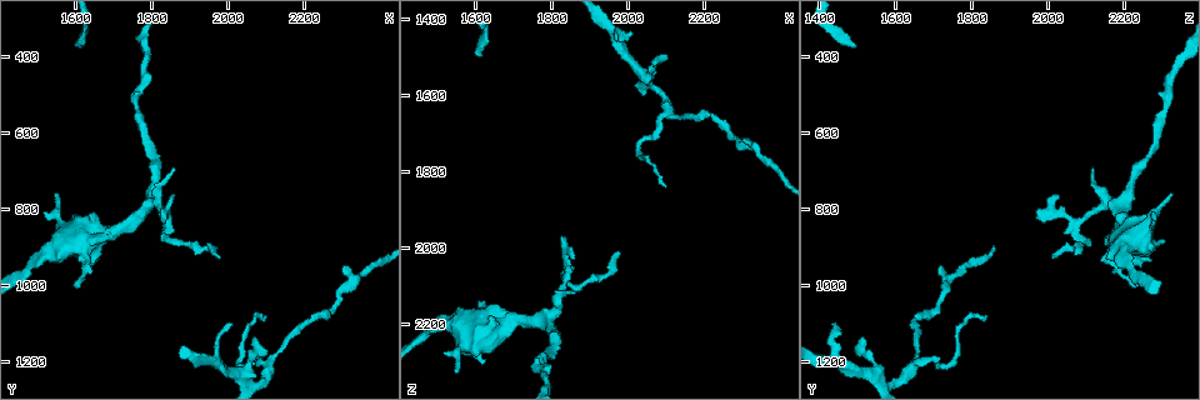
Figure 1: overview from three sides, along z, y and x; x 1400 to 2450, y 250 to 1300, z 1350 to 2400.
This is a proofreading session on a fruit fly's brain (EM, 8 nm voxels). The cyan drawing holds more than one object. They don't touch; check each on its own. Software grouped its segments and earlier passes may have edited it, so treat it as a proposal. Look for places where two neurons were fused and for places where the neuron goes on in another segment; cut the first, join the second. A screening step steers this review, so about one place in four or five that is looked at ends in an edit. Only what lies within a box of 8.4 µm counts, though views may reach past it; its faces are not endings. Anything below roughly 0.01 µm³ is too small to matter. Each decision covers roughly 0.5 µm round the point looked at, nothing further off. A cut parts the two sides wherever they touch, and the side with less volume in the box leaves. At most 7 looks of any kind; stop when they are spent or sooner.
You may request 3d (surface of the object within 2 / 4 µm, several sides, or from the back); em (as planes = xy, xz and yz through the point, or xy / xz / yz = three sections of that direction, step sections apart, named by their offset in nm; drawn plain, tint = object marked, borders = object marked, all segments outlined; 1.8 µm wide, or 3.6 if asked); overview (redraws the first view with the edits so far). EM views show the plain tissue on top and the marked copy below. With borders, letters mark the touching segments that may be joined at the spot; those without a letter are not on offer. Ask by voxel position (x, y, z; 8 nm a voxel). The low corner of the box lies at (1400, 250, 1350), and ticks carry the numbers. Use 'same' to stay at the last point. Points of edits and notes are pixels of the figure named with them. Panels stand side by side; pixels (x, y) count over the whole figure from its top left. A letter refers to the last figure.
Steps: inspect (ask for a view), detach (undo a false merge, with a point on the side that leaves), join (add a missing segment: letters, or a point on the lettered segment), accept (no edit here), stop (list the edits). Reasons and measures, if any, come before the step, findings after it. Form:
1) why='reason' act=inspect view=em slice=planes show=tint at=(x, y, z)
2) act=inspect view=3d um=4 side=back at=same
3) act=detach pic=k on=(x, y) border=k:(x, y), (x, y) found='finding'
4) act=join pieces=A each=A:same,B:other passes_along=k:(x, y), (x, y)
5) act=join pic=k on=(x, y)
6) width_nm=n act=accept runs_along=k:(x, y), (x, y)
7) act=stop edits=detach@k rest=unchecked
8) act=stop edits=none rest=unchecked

why='arms part here' act=inspect view=em slice=xy step=8 show=tint at=(1835, 825, 2090)

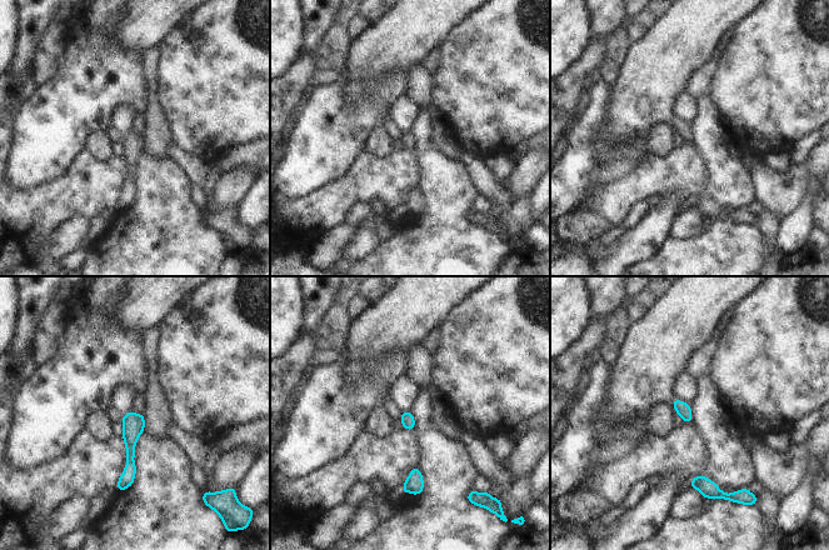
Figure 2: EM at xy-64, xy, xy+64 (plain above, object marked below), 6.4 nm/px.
act=inspect view=em slice=planes show=borders at=same

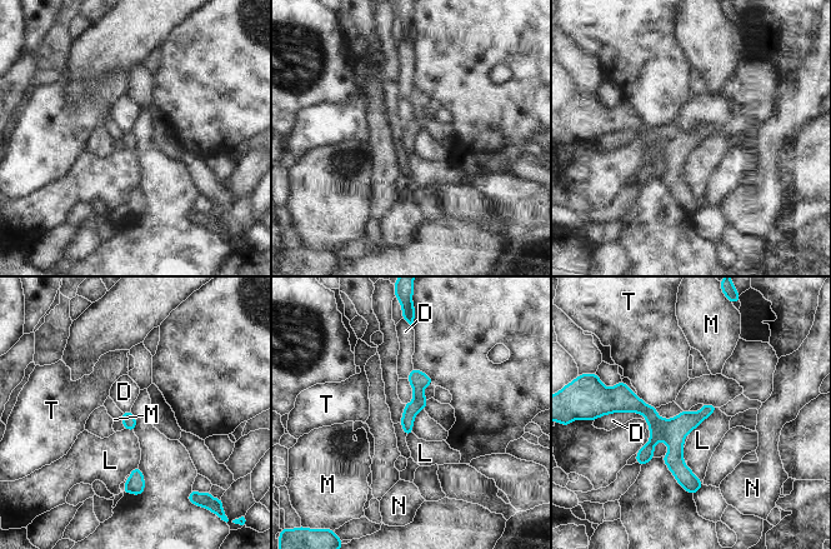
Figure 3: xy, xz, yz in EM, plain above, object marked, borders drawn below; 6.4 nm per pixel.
longest_contact=D:280nm act=accept each=D:other,L:other,M:other,N:other,T:other runs_along=3:(617, 403), (640, 407), (675, 442), (692, 489) found='continuous, no second neuron'

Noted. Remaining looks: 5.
why='free end' act=inspect view=3d um=4 at=(1645, 935, 2265)

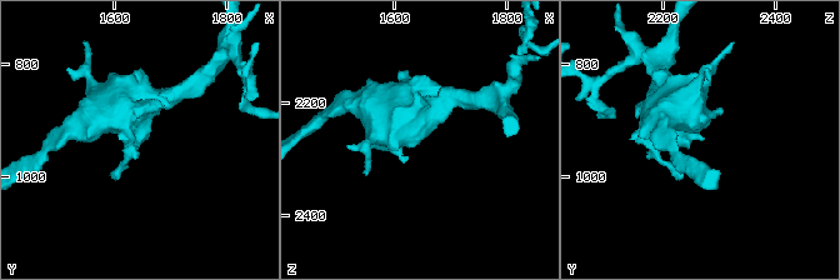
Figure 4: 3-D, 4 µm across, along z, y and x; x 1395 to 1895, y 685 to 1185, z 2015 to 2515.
why='now the EM' act=inspect view=em um=3.6 slice=yz step=4 show=tint at=(1645, 935, 2270)

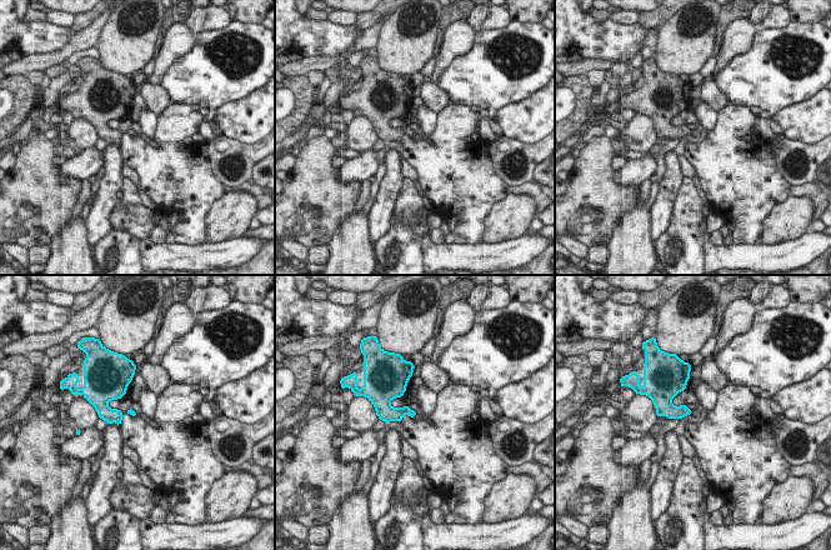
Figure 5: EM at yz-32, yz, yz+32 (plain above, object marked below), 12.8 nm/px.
act=inspect view=em um=3.6 slice=planes show=borders at=same

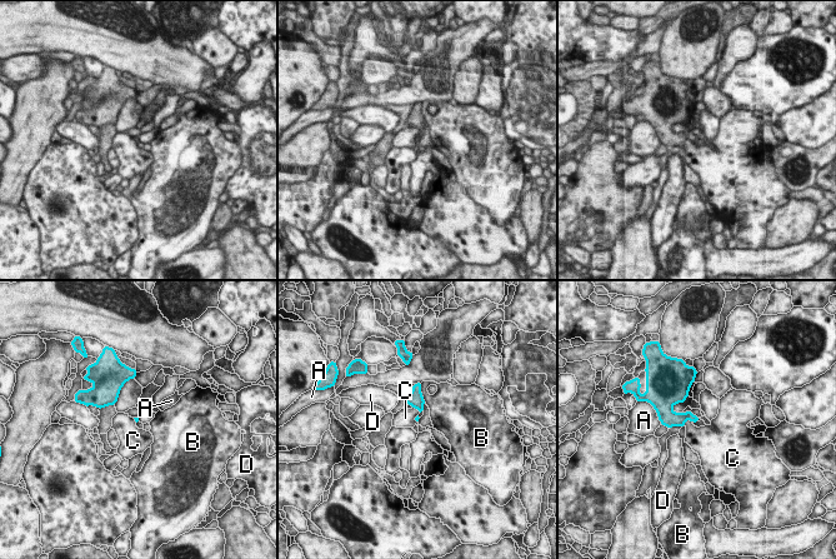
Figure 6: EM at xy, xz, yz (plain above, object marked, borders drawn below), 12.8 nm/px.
act=accept each=A:other,B:other,C:other,D:other border=6:(413, 407), (418, 410), (415, 422) found='none of them fits'

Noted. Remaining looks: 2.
why='thin end' act=inspect view=em um=3.6 slice=xz step=16 show=borders at=(1615, 380, 1495)

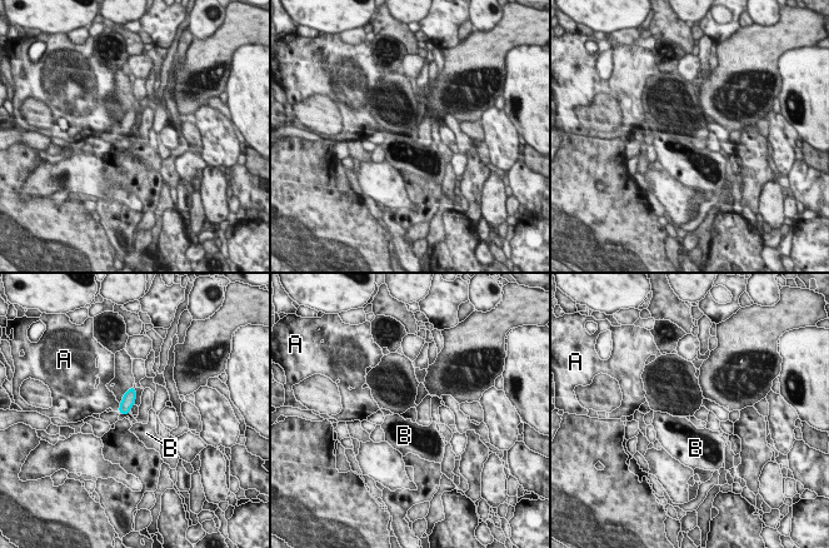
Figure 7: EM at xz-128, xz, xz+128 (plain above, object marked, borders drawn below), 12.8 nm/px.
act=inspect view=em um=3.6 slice=yz step=4 show=borders at=same

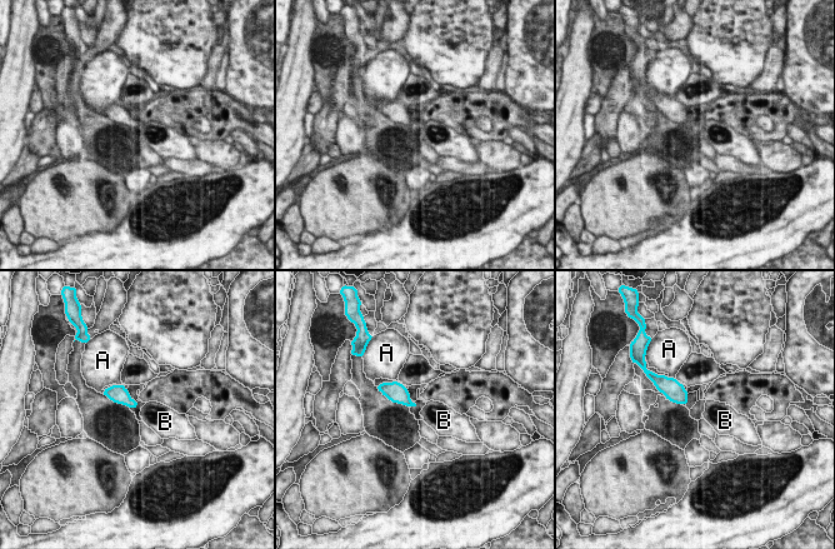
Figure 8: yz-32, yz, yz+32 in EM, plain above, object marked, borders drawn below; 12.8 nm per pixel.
longest_contact=A:90nm act=accept each=A:other,B:other border=8:(121, 383), (116, 385) found='none of them fits'

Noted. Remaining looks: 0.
act=stop edits=none rest=unchecked

